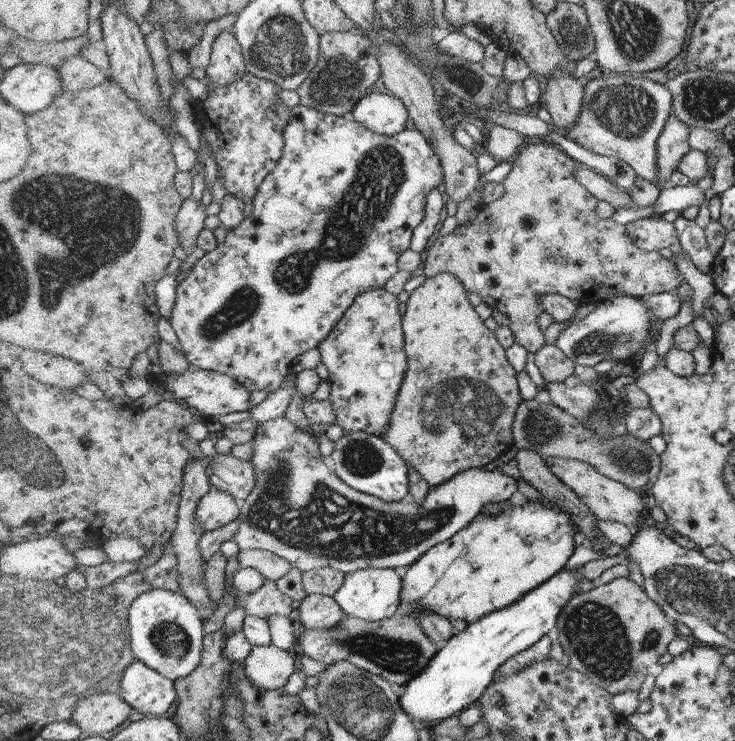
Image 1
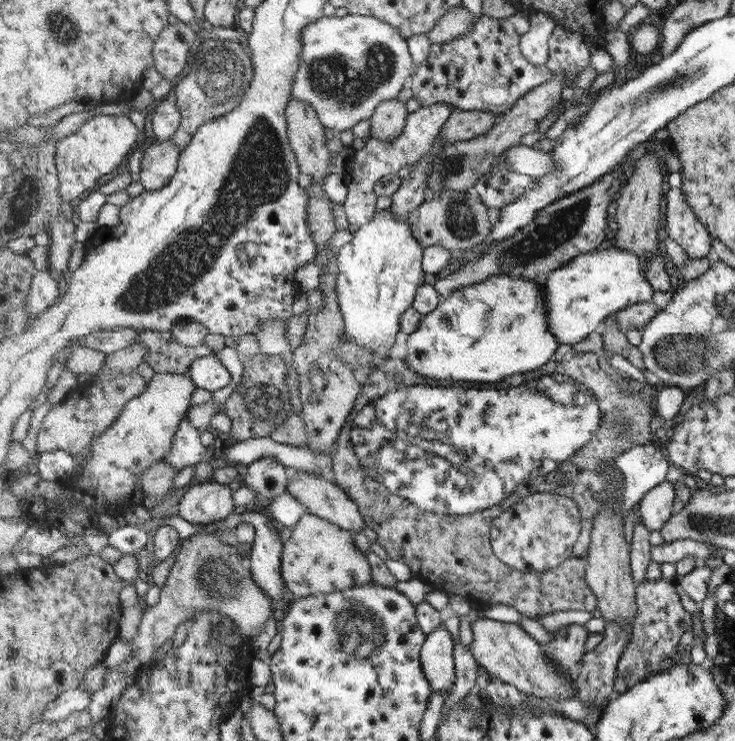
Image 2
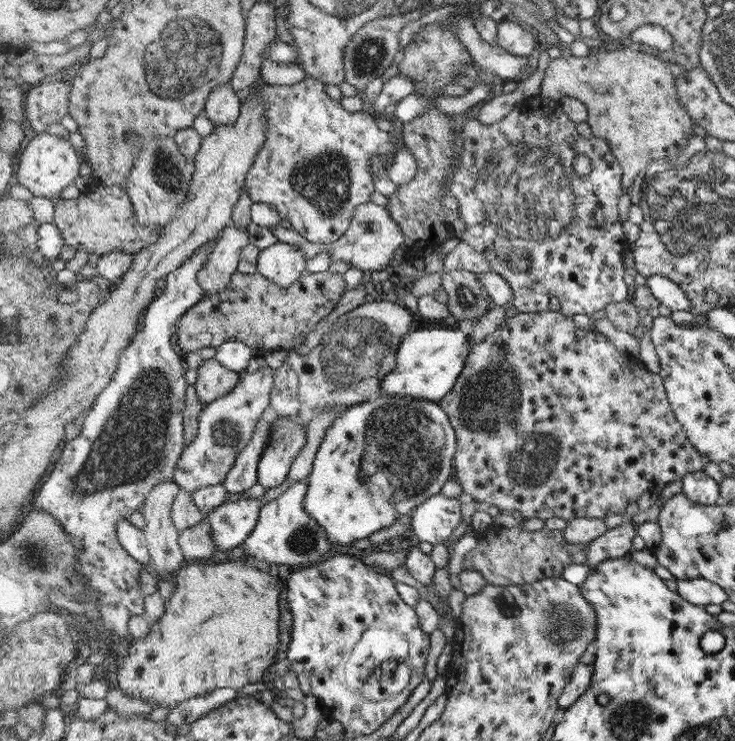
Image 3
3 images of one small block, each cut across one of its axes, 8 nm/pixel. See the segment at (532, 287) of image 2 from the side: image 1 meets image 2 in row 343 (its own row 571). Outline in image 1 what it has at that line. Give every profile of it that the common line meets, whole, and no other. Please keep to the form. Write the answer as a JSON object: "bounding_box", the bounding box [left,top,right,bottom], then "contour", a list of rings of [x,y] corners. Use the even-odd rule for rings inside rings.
{"bounding_box":[400,501,576,625],"contour":[[[530,501],[522,506],[509,504],[500,516],[477,517],[450,540],[433,546],[416,563],[410,565],[401,579],[400,604],[408,606],[408,616],[414,620],[420,620],[422,612],[434,612],[446,620],[463,620],[468,625],[482,620],[492,612],[516,604],[528,592],[557,575],[576,550],[575,532],[568,517],[568,512],[562,514],[552,506]]]}

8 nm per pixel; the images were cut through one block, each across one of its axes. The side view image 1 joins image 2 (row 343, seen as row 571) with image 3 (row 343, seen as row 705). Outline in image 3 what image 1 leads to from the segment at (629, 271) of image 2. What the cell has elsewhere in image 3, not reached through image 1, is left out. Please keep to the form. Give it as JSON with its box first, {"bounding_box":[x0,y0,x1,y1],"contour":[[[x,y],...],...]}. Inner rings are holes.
{"bounding_box":[381,322,472,402],"contour":[[[433,322],[409,332],[402,339],[397,354],[397,367],[381,384],[381,391],[388,395],[408,395],[437,402],[453,391],[454,384],[465,371],[466,359],[472,351],[470,335],[456,325],[439,326]]]}

